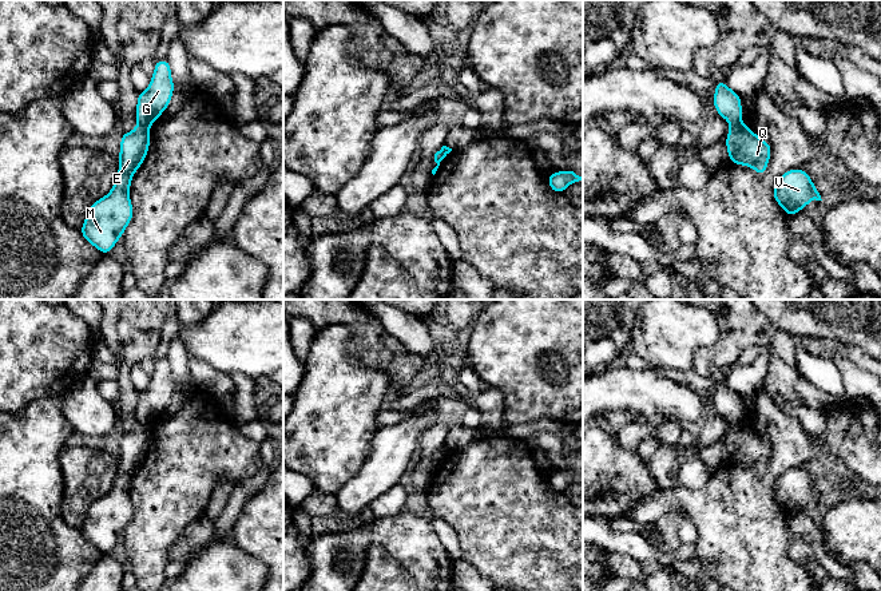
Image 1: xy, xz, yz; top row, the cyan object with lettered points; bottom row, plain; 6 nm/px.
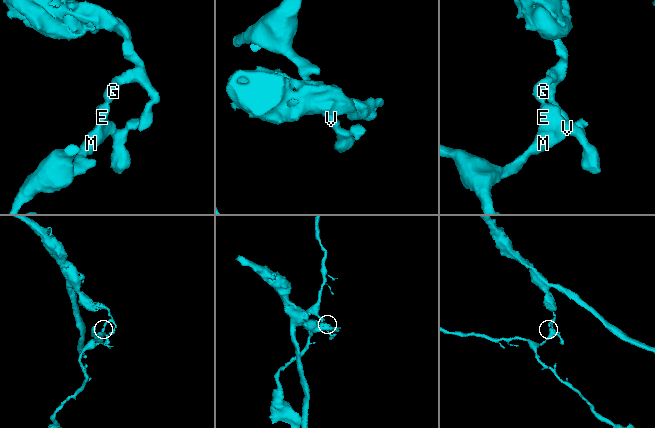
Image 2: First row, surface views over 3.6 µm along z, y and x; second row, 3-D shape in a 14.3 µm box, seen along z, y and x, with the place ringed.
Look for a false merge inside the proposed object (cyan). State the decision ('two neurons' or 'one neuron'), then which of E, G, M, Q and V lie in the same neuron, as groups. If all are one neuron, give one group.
two neurons; E M Q V / G

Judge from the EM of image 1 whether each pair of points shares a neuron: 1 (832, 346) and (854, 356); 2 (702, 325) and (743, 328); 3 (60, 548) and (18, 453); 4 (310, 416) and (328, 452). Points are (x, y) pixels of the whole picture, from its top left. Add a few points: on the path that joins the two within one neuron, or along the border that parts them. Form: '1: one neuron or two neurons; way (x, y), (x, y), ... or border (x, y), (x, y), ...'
1: one neuron; way (837, 349), (849, 352)
2: two neurons; border (711, 313), (717, 322), (718, 338), (697, 350)
3: one neuron; way (36, 524), (18, 506), (18, 478)
4: one neuron; way (320, 425), (328, 433), (328, 443)

